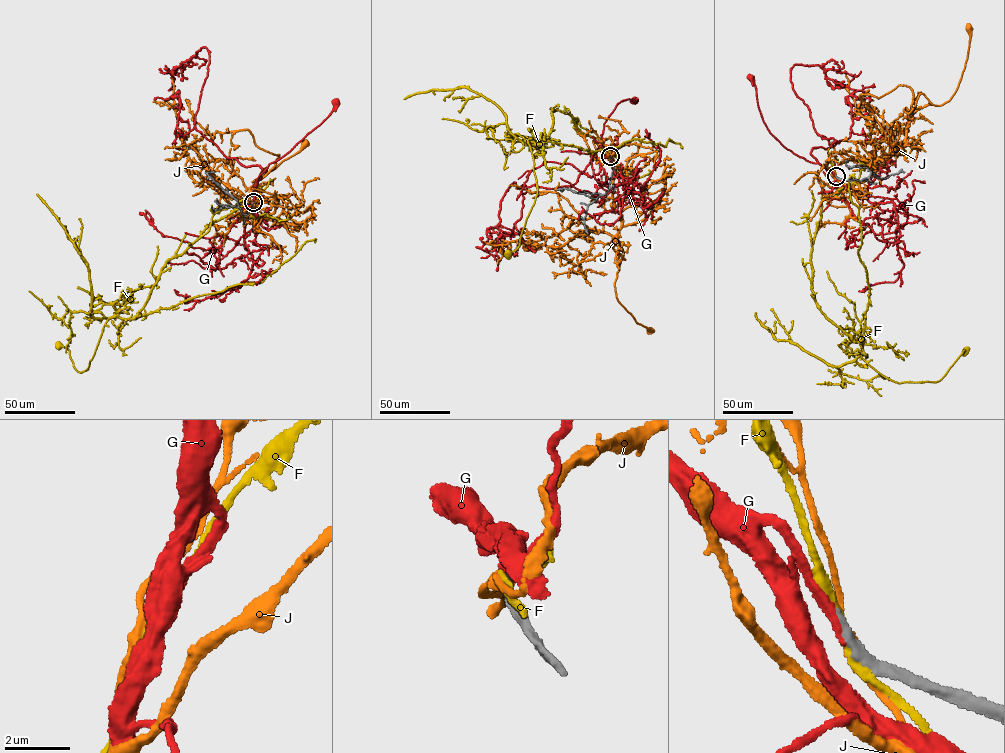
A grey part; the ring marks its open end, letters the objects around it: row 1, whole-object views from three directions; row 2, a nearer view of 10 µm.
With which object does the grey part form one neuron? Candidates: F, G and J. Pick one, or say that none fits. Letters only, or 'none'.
G

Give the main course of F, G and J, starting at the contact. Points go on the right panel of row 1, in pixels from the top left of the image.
F: (836, 177), (810, 255), (822, 312), (900, 383), (936, 382), (966, 351)
G: (836, 176), (820, 164), (807, 161), (786, 149), (770, 133), (750, 77)
J: (837, 177), (852, 185), (862, 182), (904, 145), (920, 94), (934, 105), (949, 100), (966, 59), (969, 27)

